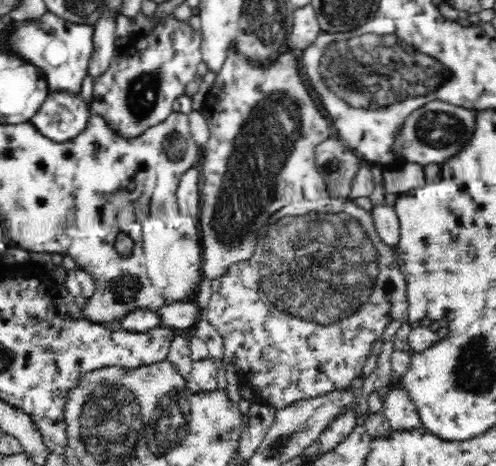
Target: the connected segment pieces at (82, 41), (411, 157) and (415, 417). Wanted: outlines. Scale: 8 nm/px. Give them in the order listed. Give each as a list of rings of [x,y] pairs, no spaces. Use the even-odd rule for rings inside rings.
[[[48,12],[38,20],[20,23],[16,34],[12,34],[10,43],[26,60],[32,61],[45,72],[49,90],[69,89],[70,92],[79,92],[88,73],[89,60],[95,51],[94,29],[94,24],[64,20],[61,16]]]
[[[431,100],[424,106],[417,108],[401,128],[396,140],[396,151],[407,162],[416,162],[422,166],[446,164],[455,154],[462,152],[466,144],[474,136],[477,113],[472,109],[454,106],[443,100]]]
[[[395,388],[383,395],[383,416],[394,431],[424,429],[416,403],[402,388]]]

